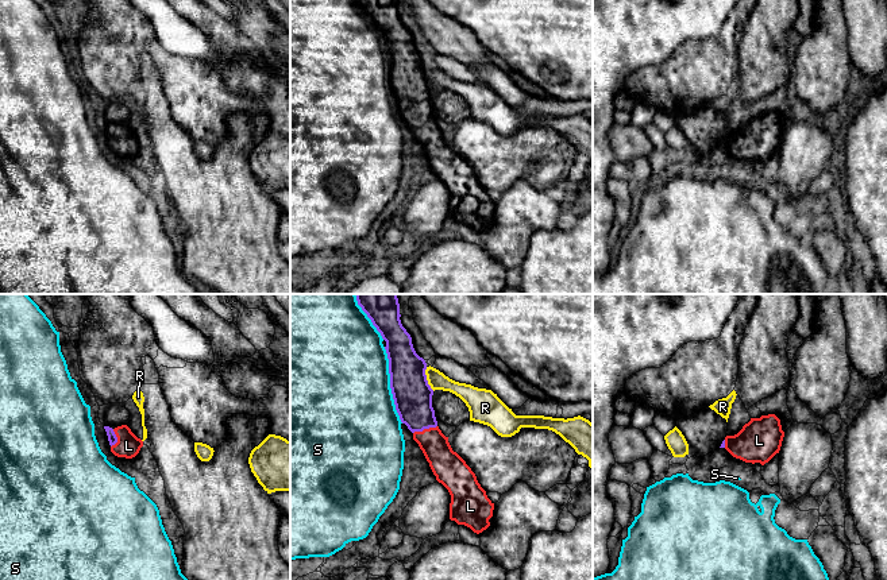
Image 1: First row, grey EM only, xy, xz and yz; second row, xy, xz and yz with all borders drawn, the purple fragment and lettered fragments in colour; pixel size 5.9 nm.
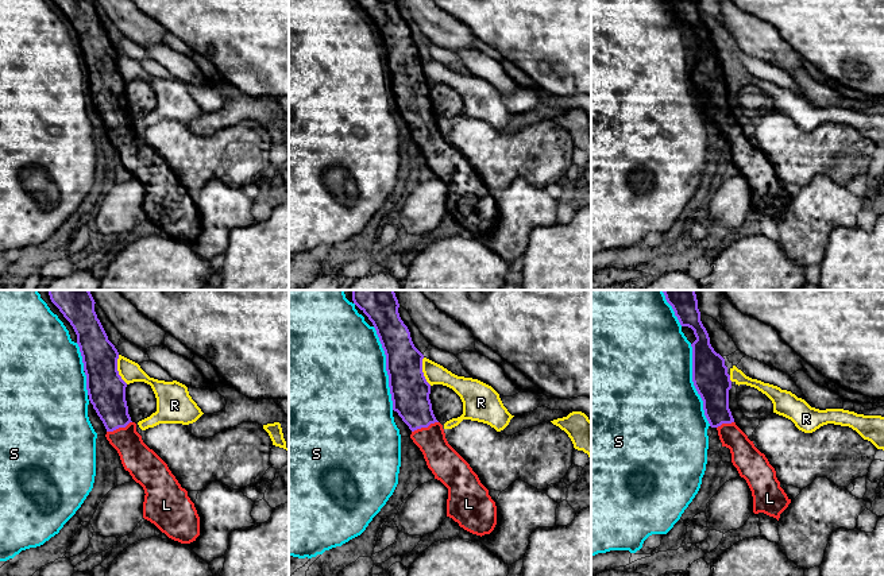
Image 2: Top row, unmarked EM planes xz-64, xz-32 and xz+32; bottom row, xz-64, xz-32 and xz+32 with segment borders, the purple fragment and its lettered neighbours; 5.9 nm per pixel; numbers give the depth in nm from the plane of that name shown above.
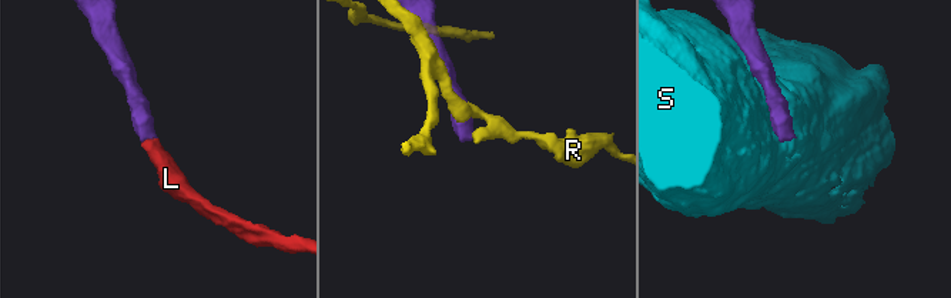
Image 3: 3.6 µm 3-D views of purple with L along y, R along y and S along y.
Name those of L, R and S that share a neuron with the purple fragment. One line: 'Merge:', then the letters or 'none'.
Merge: L

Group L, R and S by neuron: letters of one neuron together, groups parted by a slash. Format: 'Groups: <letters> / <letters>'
Groups: L / R / S

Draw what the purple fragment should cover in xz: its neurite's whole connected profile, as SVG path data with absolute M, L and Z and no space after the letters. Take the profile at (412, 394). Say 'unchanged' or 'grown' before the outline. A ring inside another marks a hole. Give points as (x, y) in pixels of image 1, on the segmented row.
grown; M355 294L358 305L371 320L373 325L386 341L386 353L389 359L390 388L396 410L402 424L413 433L413 440L423 451L429 467L451 495L450 519L458 525L470 527L479 534L490 526L494 503L487 498L481 487L475 473L466 461L452 451L448 437L437 426L435 410L432 407L433 390L428 384L425 370L427 363L420 357L412 344L412 337L401 324L400 303L397 294Z

